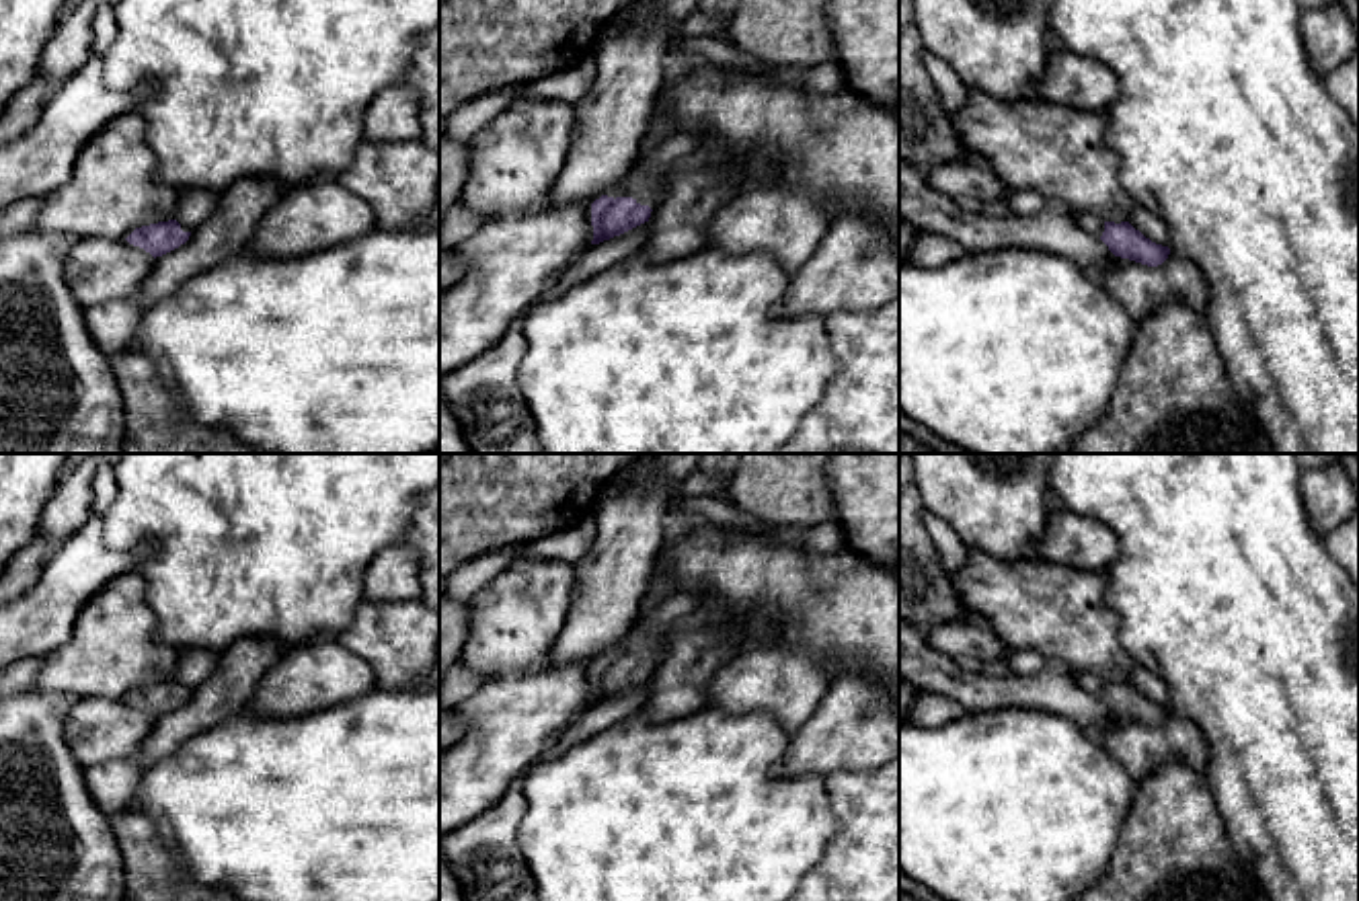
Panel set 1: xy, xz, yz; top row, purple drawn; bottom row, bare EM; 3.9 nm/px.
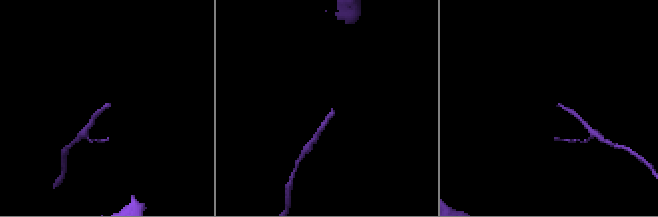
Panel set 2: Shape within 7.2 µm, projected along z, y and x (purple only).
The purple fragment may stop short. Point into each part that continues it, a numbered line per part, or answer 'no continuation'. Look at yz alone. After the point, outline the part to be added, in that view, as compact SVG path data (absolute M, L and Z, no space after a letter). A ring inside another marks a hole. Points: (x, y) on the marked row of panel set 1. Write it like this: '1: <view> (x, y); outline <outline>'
1: yz (1095, 226); outline M1072 211L1072 216L1074 216L1074 220L1084 228L1084 230L1088 230L1090 234L1094 234L1094 236L1102 236L1102 232L1104 232L1104 222L1102 220L1098 220L1098 218L1092 218L1092 216L1088 216L1088 213L1078 213L1078 211Z

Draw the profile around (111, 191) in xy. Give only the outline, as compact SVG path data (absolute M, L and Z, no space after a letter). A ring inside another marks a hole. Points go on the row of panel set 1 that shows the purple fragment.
M123 113L80 150L72 179L45 197L37 226L82 238L127 238L135 228L172 220L185 191L154 179L146 119Z

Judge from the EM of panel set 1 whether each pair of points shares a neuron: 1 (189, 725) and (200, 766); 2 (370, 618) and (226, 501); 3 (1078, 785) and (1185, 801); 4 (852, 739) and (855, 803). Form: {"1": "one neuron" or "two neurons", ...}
{"1": "two neurons", "2": "two neurons", "3": "two neurons", "4": "two neurons"}

